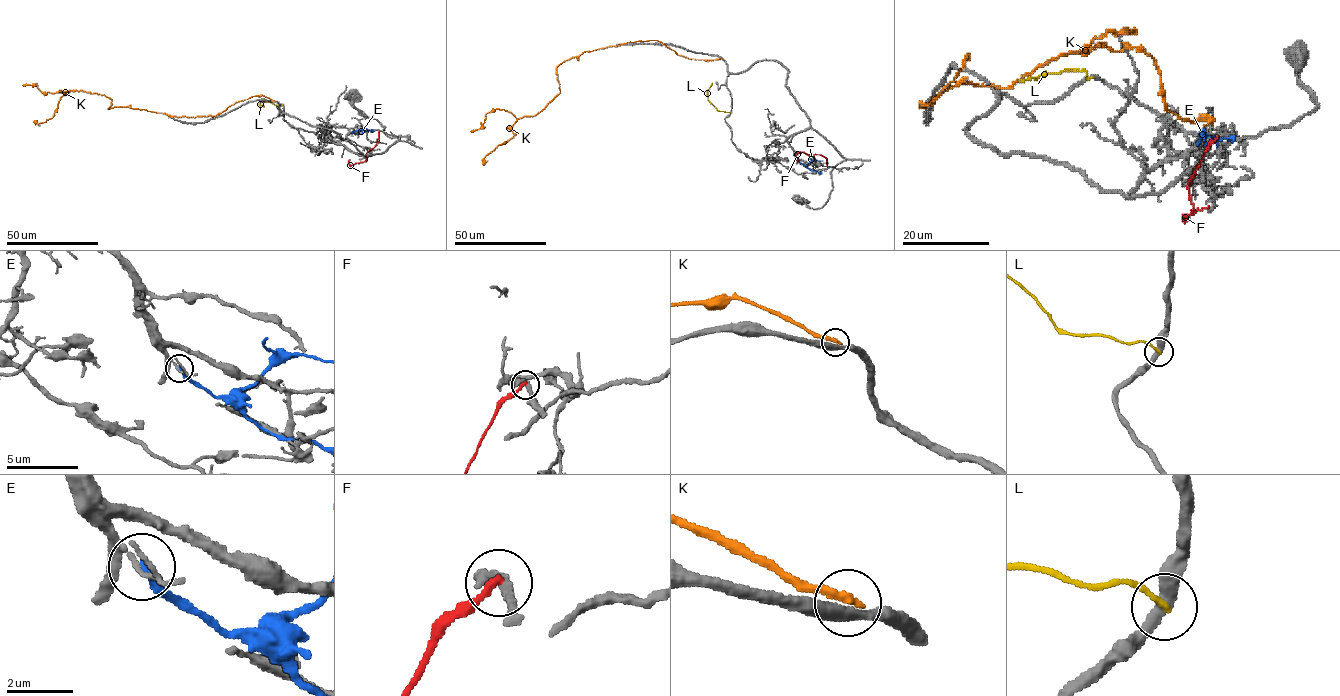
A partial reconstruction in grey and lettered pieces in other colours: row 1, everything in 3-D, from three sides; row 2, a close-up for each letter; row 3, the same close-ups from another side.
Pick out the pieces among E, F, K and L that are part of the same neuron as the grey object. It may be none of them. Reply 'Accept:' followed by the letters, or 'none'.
Accept: none

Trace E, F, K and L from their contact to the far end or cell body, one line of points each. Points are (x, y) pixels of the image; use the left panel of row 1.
E: (351, 133), (362, 129), (375, 131)
F: (379, 130), (379, 142), (367, 152), (364, 161), (350, 165), (350, 159)
K: (274, 101), (256, 96), (215, 116), (180, 117), (109, 109), (109, 97), (70, 90), (39, 125)
L: (282, 104), (259, 102), (264, 106)

